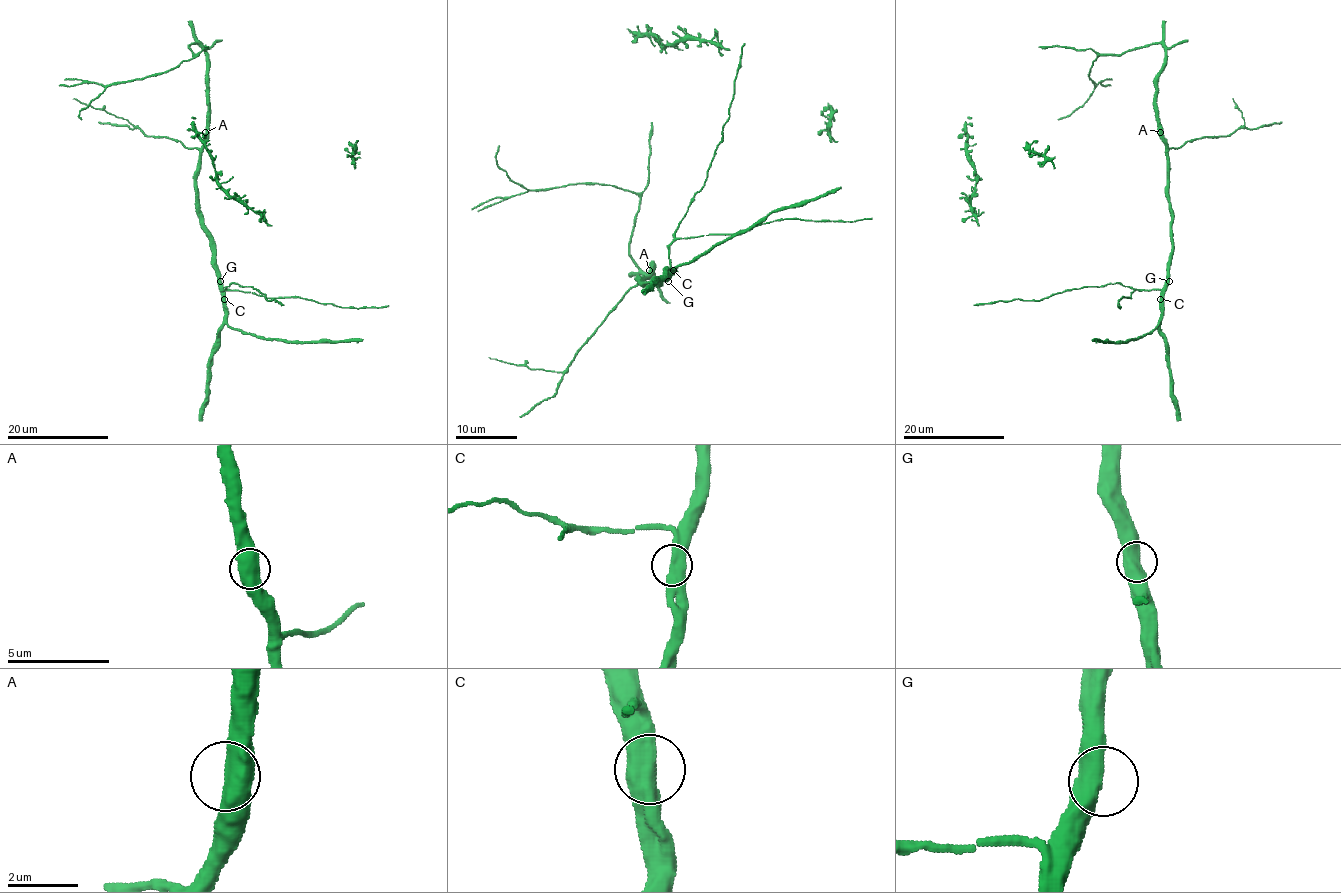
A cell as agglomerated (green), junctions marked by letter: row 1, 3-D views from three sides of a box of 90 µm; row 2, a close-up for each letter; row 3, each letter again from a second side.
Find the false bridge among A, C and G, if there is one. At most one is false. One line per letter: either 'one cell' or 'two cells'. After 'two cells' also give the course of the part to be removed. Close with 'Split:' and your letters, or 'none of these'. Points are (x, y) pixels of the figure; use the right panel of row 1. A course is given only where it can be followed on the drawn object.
A: one cell
C: one cell
G: one cell
Split: none of these

